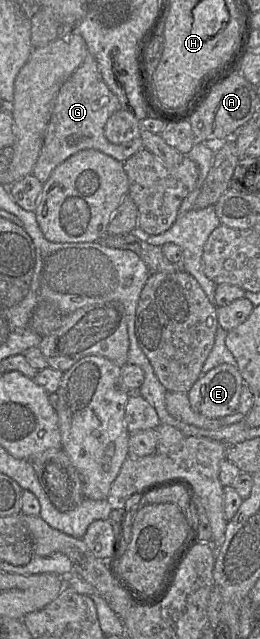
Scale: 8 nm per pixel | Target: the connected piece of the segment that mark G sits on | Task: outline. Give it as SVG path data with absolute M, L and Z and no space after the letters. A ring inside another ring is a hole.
M88 53L83 63L58 92L45 132L43 146L31 175L44 184L58 165L86 149L97 150L122 163L144 149L140 137L124 144L112 144L105 137L104 129L107 120L121 109L117 96L110 91L102 78L97 61Z

